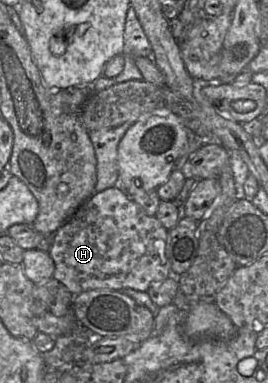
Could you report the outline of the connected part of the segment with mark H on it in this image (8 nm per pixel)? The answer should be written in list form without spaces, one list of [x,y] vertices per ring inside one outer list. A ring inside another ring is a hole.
[[[114,186],[100,192],[94,192],[94,194],[80,206],[74,215],[55,232],[54,242],[49,251],[55,264],[53,277],[65,285],[74,296],[81,292],[94,289],[120,290],[123,288],[132,288],[137,291],[145,292],[151,285],[165,280],[172,274],[171,264],[166,256],[167,237],[168,230],[161,222],[155,216],[148,216],[143,209],[125,193],[121,186]]]

